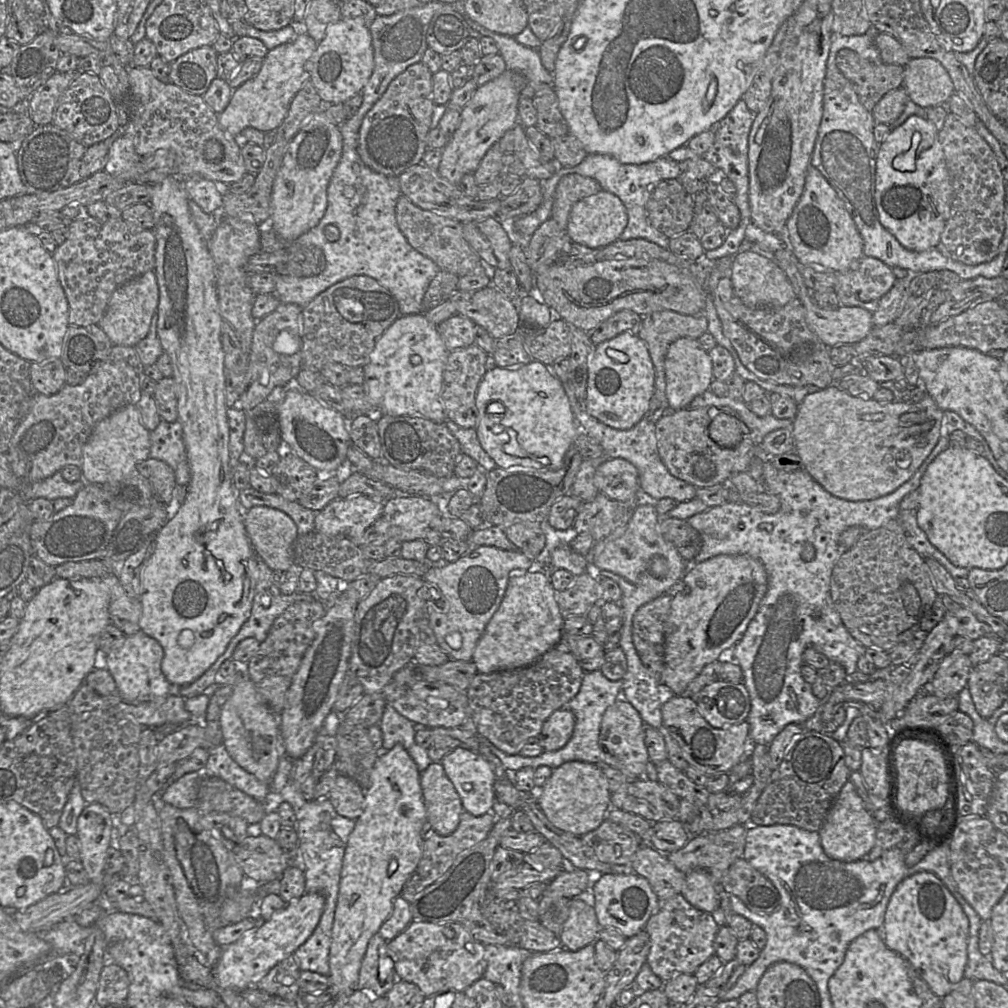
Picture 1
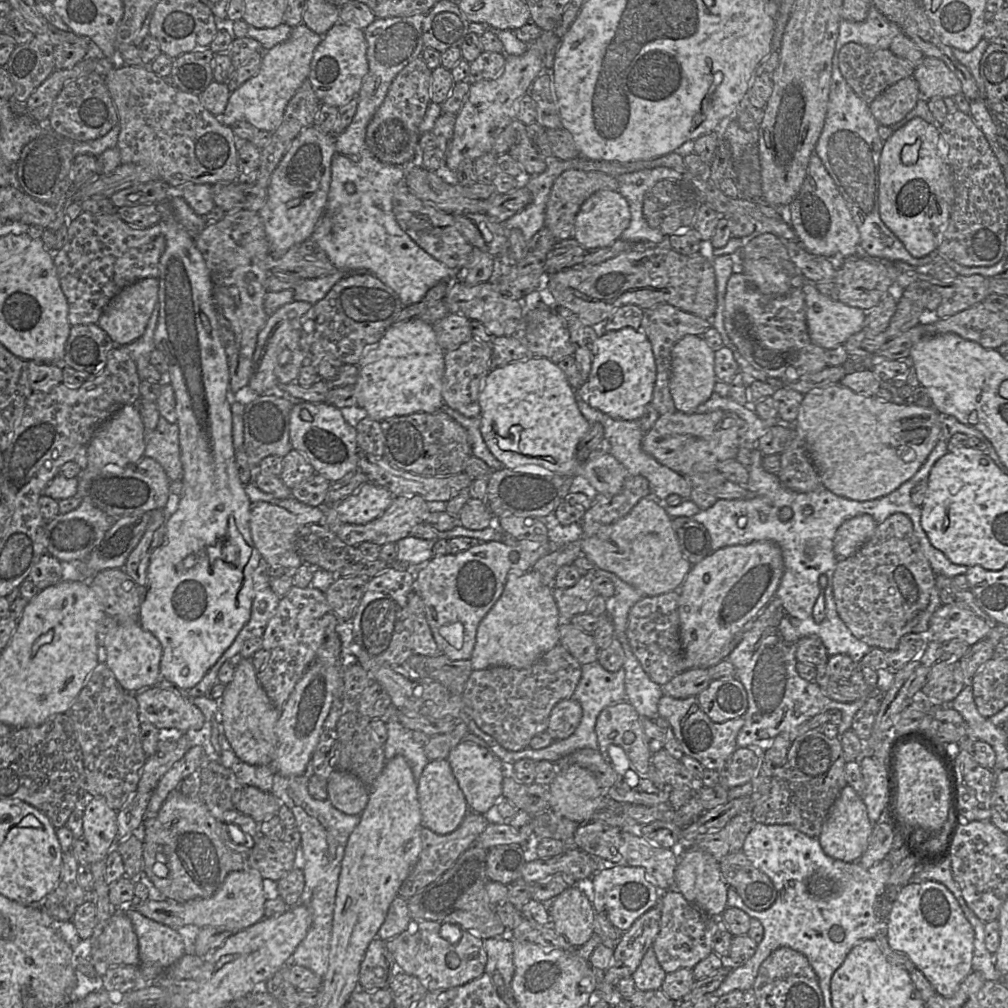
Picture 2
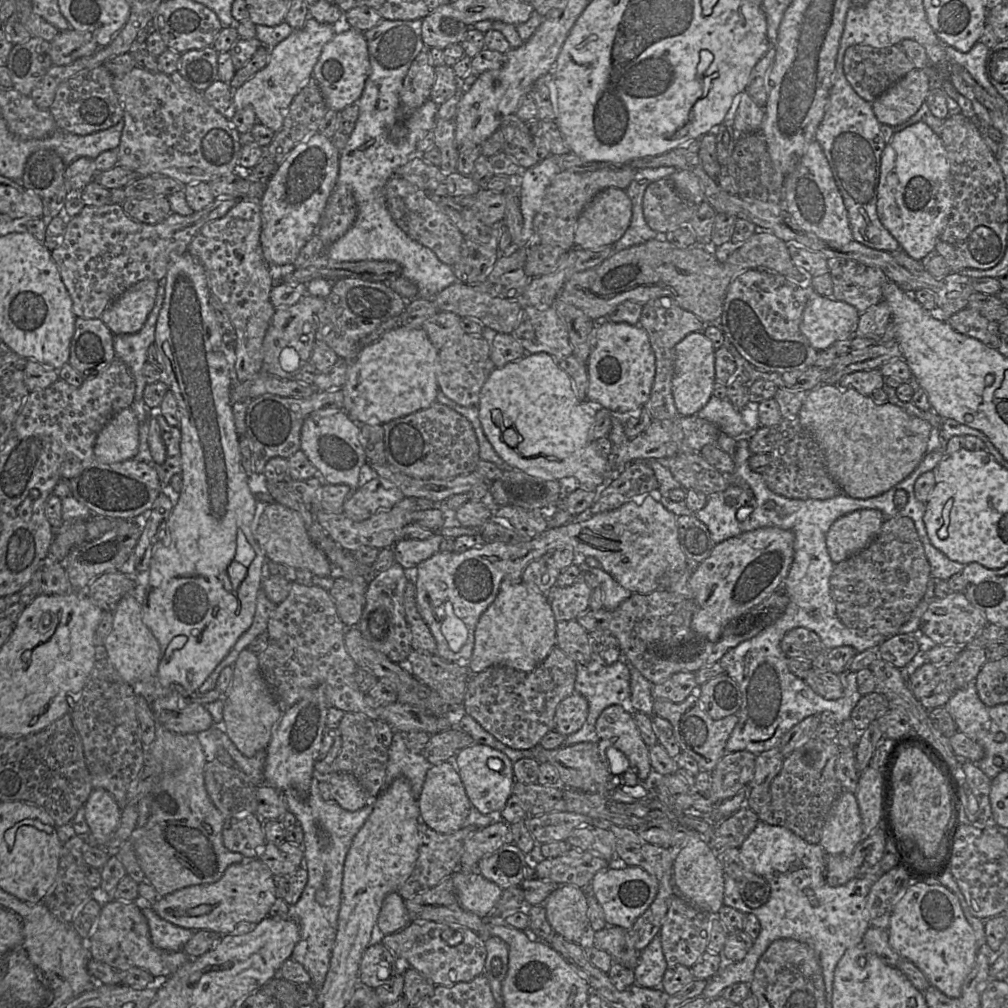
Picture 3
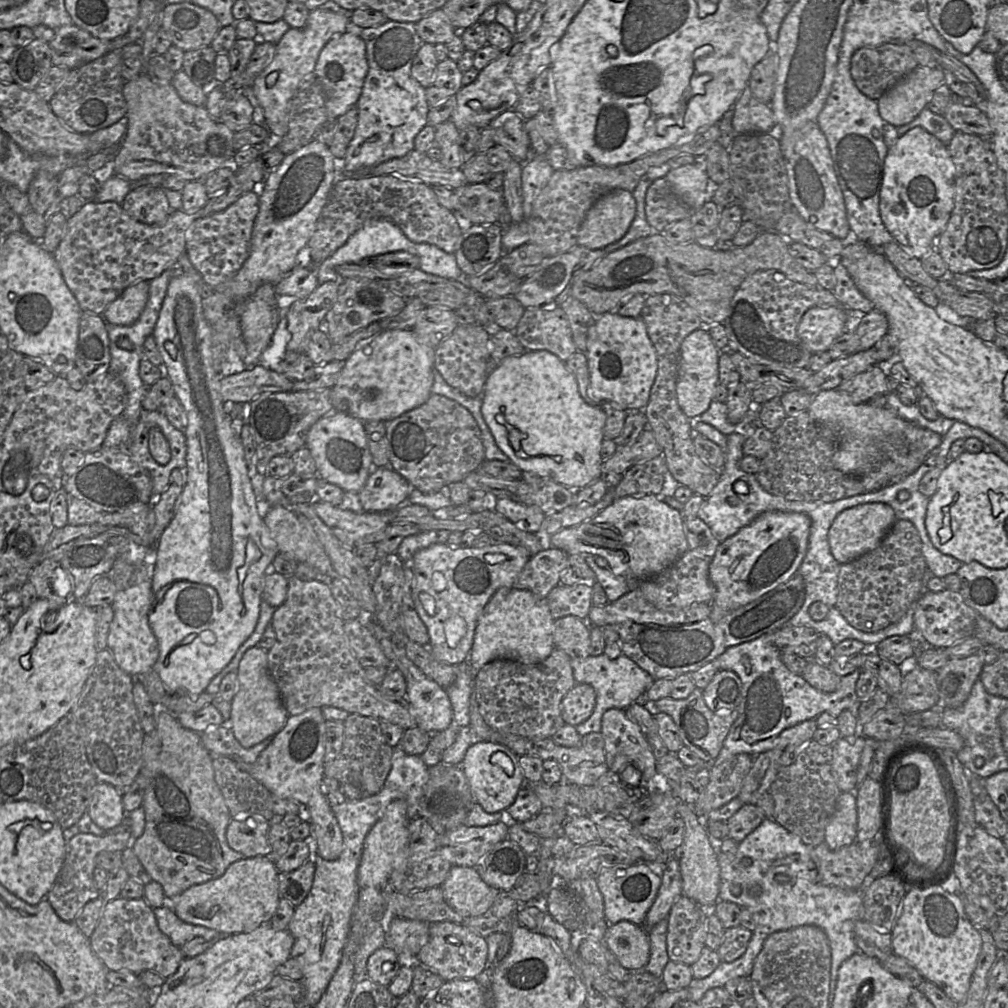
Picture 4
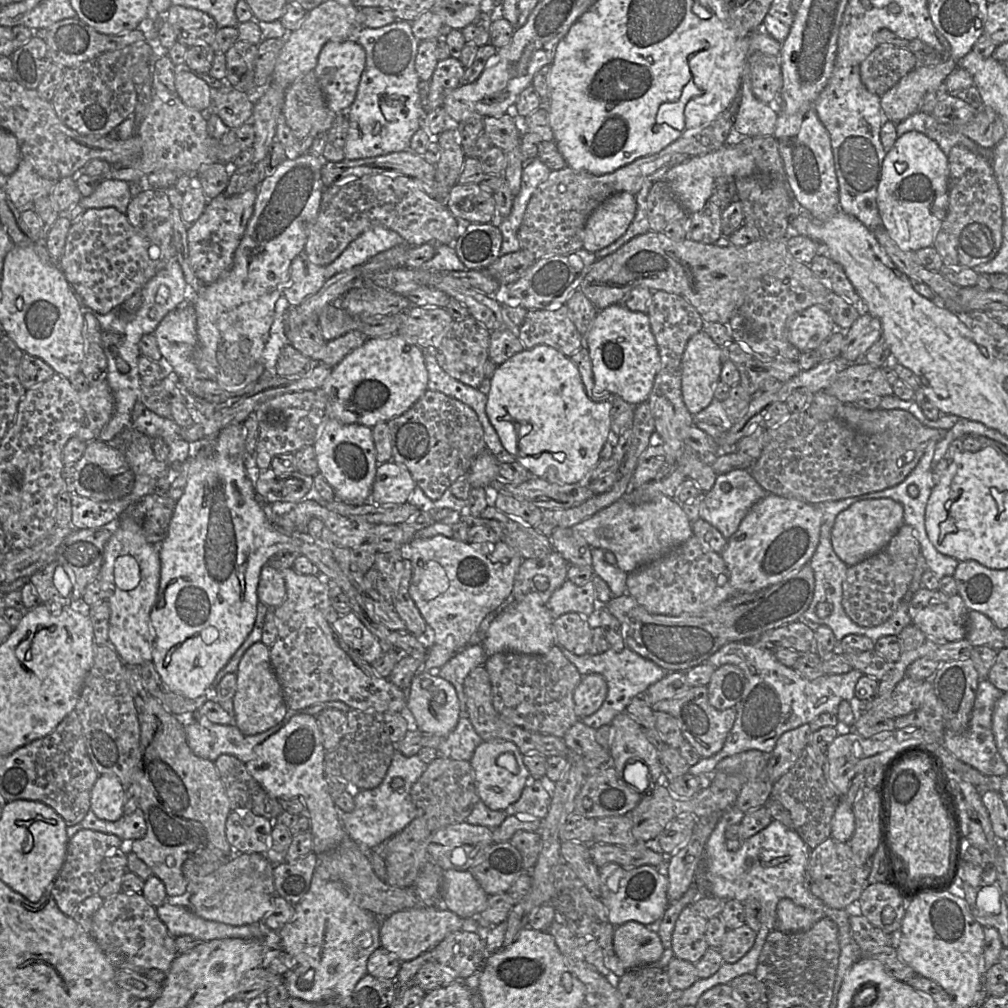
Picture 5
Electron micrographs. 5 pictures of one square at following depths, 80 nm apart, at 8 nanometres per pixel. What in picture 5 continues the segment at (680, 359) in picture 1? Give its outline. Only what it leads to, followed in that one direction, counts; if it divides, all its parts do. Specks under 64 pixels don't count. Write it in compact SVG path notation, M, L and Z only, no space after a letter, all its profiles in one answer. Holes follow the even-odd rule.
M704 331L693 335L687 342L682 357L682 397L692 415L708 407L714 399L715 385L720 380L722 348Z

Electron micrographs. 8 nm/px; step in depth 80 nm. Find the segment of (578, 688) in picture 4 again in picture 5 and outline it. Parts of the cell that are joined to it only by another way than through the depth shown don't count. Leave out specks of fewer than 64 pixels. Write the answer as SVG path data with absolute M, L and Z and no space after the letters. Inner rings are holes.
M602 675L583 676L573 693L575 713L578 718L581 720L594 714L603 704L607 692L607 683Z

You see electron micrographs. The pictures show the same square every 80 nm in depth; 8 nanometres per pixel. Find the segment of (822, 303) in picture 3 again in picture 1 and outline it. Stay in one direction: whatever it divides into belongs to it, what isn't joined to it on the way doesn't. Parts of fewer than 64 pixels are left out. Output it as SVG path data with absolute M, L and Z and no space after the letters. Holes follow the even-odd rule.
M785 248L775 251L773 254L773 260L786 273L794 288L797 298L805 307L806 322L809 328L827 347L832 348L843 344L854 345L863 340L873 329L873 313L864 308L843 305L835 310L821 308L814 299L812 291L806 286L801 272L791 260L790 254Z

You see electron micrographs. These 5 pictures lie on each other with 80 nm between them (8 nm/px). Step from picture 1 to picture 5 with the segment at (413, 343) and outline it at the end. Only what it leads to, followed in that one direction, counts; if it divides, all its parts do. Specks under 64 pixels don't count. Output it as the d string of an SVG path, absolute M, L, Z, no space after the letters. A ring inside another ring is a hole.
M399 334L388 337L368 338L334 366L321 389L327 399L328 419L342 424L359 424L374 427L379 422L388 422L406 412L428 390L428 372L424 350L410 343Z

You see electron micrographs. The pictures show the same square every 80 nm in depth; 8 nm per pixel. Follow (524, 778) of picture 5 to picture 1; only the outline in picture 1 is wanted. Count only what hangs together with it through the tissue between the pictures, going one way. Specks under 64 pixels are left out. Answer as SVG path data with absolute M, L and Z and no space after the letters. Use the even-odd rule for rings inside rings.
M458 747L448 753L441 764L465 811L478 817L492 810L496 801L494 783L497 777L493 766L483 755Z

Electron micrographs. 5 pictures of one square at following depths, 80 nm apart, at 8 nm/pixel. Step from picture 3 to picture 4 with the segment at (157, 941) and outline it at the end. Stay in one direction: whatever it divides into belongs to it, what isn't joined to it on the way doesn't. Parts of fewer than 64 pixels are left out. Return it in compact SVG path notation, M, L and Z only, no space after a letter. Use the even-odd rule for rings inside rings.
M168 906L154 908L154 914L159 929L169 937L171 942L181 947L194 937L203 937L208 940L218 940L222 936L227 936L204 926L186 923L181 920L174 910Z

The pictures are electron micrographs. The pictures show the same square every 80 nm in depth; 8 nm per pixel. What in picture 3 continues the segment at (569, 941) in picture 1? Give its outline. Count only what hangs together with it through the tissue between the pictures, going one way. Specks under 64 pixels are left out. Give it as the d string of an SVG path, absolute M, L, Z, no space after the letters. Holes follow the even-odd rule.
M563 884L553 891L541 904L546 909L549 924L557 934L573 943L580 943L592 933L588 919L587 894L584 889L573 885Z

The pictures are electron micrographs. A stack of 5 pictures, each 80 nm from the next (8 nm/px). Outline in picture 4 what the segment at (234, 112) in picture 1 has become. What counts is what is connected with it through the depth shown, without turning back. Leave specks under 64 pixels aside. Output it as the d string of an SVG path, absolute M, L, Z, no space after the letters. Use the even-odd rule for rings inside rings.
M317 8L311 11L305 26L302 28L290 28L289 31L276 44L273 59L262 73L255 79L251 88L244 88L254 106L261 108L263 123L274 139L280 139L288 131L288 111L291 100L301 84L311 75L314 75L316 63L325 45L336 35L346 32L360 34L361 28L352 24L350 17L325 8ZM277 72L278 77L273 86L266 84L269 74Z

